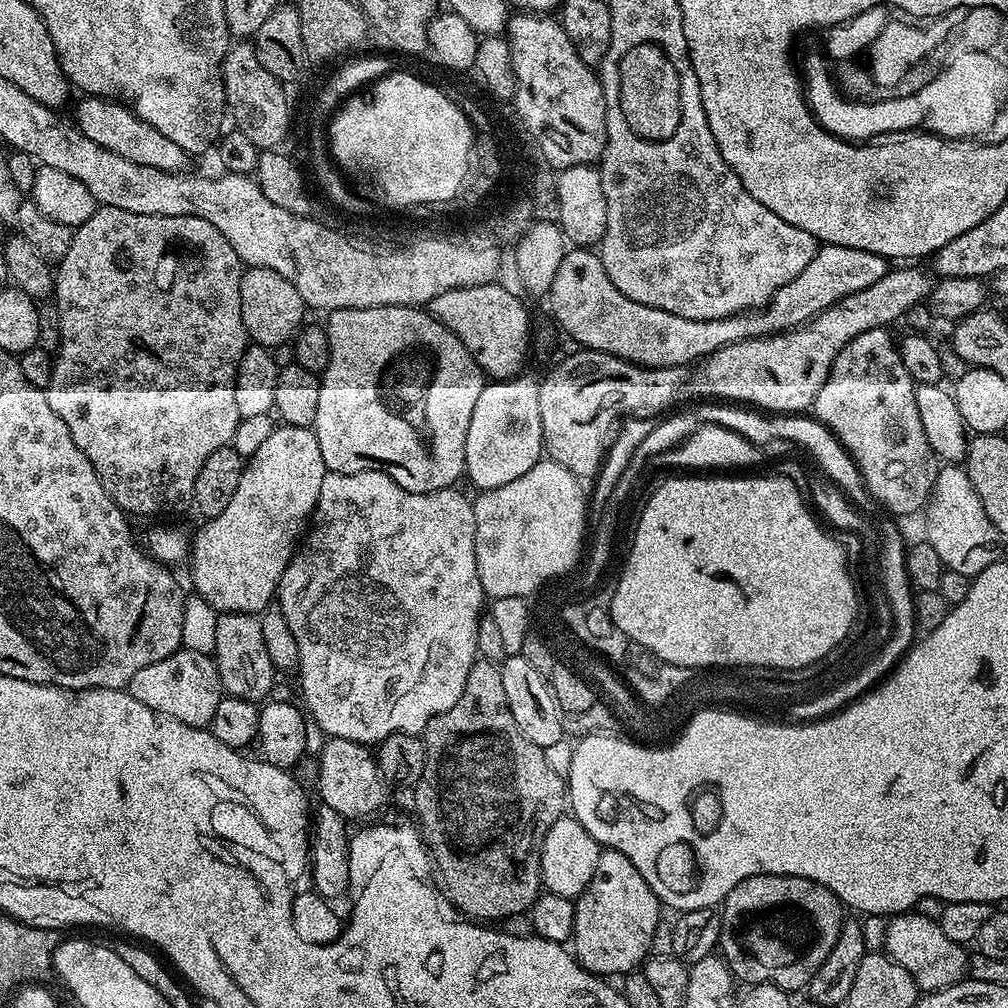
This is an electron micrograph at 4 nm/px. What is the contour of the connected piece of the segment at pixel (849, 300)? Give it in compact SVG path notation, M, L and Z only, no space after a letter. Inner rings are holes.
M920 266L893 267L874 286L842 298L807 324L789 332L734 342L709 353L691 369L690 392L692 388L694 395L704 396L700 398L735 402L768 414L797 414L803 408L811 409L838 354L851 340L858 338L858 334L866 334L866 330L892 326L899 316L907 317L912 308L927 301L934 280L916 267Z

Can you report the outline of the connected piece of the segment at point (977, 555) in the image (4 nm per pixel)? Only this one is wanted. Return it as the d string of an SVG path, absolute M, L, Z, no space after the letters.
M945 463L937 471L932 494L926 505L927 512L928 536L926 536L926 543L934 546L938 558L942 558L947 571L966 574L971 578L977 576L982 570L986 570L986 566L995 564L1001 559L1000 543L1002 543L1002 537L1000 531L996 529L994 522L990 522L986 510L982 506L982 498L978 498L968 473L963 467L957 466L955 463Z

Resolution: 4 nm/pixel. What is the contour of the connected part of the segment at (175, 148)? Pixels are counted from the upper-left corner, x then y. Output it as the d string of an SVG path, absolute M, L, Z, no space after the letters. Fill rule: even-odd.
M84 96L76 104L74 123L80 133L90 142L98 142L110 154L118 154L118 158L126 158L129 162L138 162L138 166L154 166L154 170L178 172L187 169L190 160L189 153L182 150L182 146L170 142L166 134L154 130L150 122L136 115L126 104L115 100L105 100L103 96Z

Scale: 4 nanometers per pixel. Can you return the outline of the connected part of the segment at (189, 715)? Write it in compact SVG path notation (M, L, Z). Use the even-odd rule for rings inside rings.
M183 646L170 654L170 658L162 658L162 662L154 662L153 665L138 670L138 674L130 678L126 691L138 698L142 706L150 706L150 710L154 710L159 716L174 718L184 726L195 728L208 728L211 725L214 710L218 710L218 702L226 695L220 685L215 659Z

